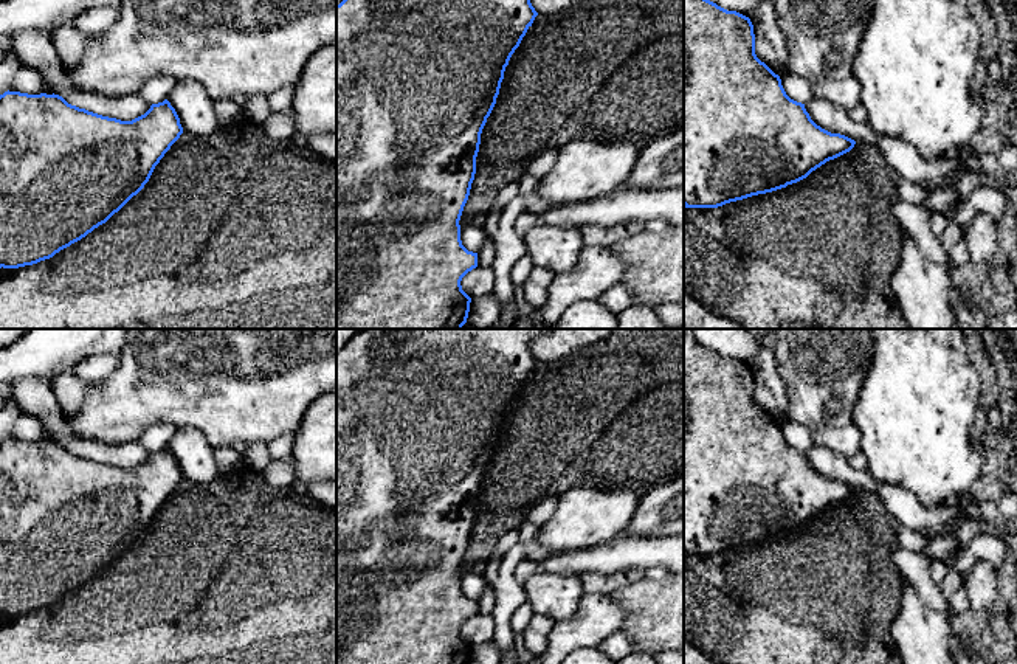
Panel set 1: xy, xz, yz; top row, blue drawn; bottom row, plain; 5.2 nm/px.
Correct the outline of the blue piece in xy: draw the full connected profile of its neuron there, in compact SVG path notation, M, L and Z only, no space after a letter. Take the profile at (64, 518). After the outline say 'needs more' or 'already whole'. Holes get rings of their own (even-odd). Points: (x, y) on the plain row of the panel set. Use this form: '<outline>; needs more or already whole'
M8 437L0 442L0 616L19 616L50 607L60 597L85 585L99 572L105 571L144 535L155 514L181 481L183 475L180 465L167 447L152 451L144 462L132 469L121 469L71 453L62 444L54 441L28 442Z; already whole

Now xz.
M363 329L336 352L336 664L468 664L471 645L462 638L460 628L468 619L477 614L477 600L468 599L462 593L459 568L476 521L481 481L496 451L505 414L538 363L530 351L530 344L547 330L549 329Z; already whole

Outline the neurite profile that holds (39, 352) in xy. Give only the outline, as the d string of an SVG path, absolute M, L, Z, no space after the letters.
M28 329L9 346L0 348L0 382L47 377L71 371L82 358L118 354L126 340L126 329Z

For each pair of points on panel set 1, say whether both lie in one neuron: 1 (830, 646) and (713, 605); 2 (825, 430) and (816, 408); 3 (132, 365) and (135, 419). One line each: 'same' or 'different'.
1: same
2: same
3: same

